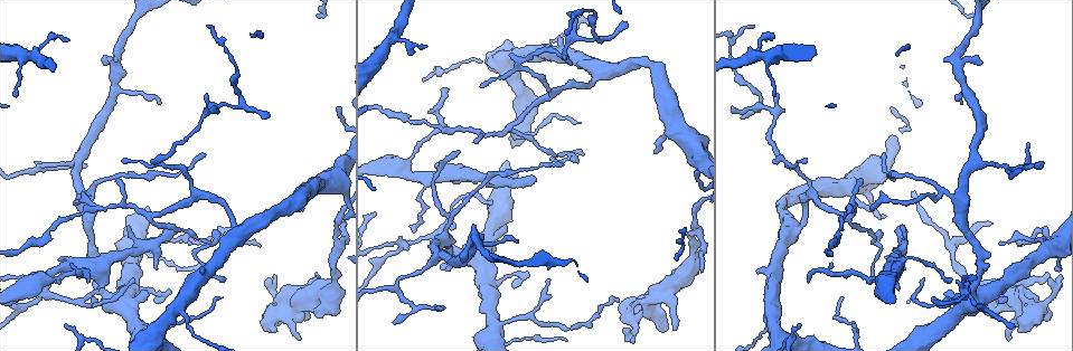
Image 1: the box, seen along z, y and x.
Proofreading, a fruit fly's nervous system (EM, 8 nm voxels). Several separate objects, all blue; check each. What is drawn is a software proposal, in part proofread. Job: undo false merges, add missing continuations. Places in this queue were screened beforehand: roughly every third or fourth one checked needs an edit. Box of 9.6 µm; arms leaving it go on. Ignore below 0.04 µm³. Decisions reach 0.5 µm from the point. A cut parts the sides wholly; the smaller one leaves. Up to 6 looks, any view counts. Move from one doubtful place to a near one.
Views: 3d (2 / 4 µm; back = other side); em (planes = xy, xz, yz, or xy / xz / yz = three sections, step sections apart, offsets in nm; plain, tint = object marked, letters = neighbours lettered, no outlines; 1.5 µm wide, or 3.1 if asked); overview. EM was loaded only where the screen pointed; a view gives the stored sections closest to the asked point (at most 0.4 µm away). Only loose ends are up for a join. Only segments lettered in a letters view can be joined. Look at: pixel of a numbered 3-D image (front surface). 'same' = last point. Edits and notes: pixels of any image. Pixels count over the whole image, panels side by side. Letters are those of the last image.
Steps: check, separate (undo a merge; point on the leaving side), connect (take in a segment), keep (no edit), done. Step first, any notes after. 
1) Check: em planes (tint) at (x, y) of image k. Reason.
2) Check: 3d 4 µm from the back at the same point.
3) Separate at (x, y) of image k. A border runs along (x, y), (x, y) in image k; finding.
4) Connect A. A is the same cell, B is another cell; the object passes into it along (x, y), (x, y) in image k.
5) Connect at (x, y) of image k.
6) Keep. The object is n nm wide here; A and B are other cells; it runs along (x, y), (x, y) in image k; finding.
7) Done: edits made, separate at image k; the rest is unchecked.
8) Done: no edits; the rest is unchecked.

Check: 3d 4 µm at (653, 152) of image 1. Tapers out.

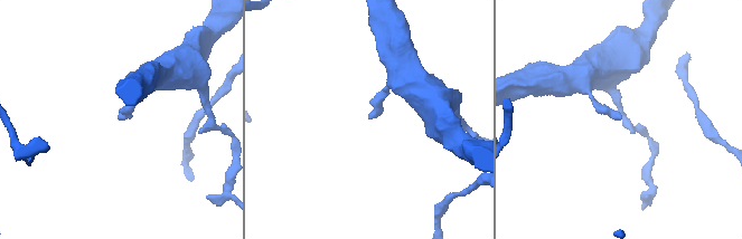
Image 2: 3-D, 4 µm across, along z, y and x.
Check: em planes (letters) at (119, 117) of image 2.

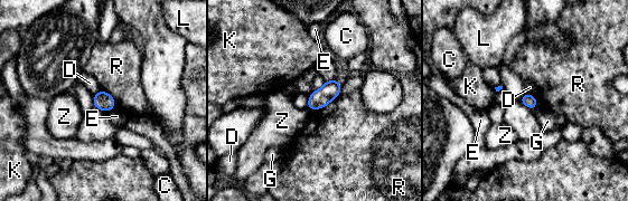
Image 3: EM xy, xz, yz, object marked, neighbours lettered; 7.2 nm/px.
Keep. The object is 90 nm wide here; C, D, E, G, K, L, R and Z are other cells; a border runs along (525, 92), (534, 96) in image 3; none of them fits.

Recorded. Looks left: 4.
Check: 3d 2 µm at (157, 268) of image 1. Branch stops here.

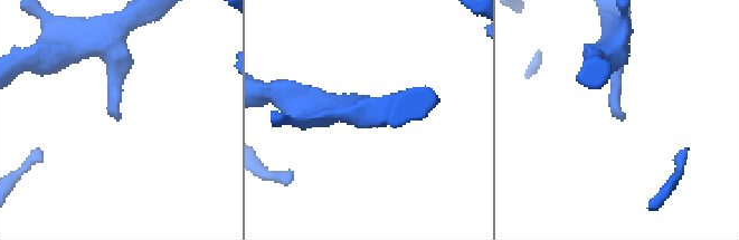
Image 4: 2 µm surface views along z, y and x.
Check: em planes (letters) at (119, 118) of image 4.

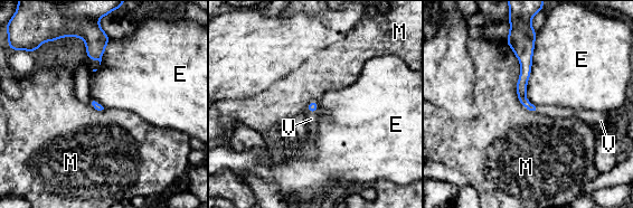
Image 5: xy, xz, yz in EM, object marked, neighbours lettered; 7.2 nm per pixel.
Connect V. V is the same cell, E and M are other cells; the object passes into it along (312, 106), (311, 111), (311, 119) in image 5; the neuron continues.

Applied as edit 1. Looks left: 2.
Done: edits made, connect at image 5; the rest is unchecked.

